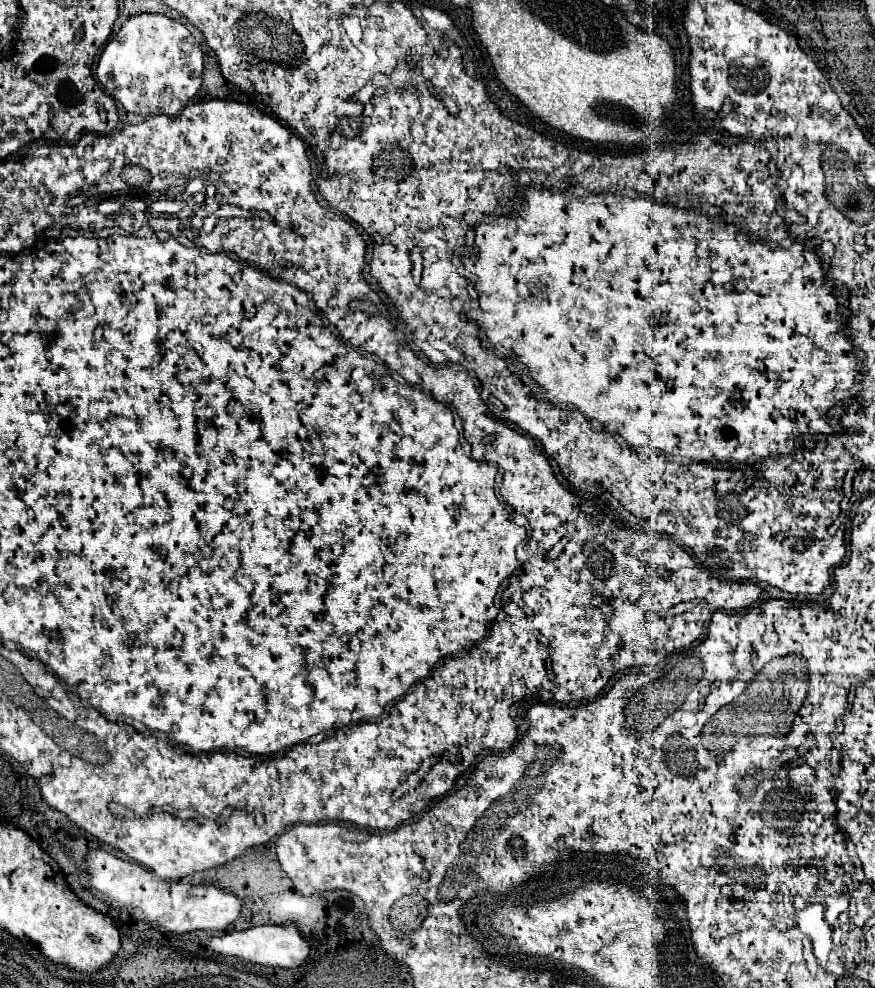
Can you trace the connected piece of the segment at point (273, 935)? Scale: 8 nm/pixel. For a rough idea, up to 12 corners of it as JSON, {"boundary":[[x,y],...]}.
{"boundary":[[294,923],[212,937],[216,953],[298,967],[310,953]]}

